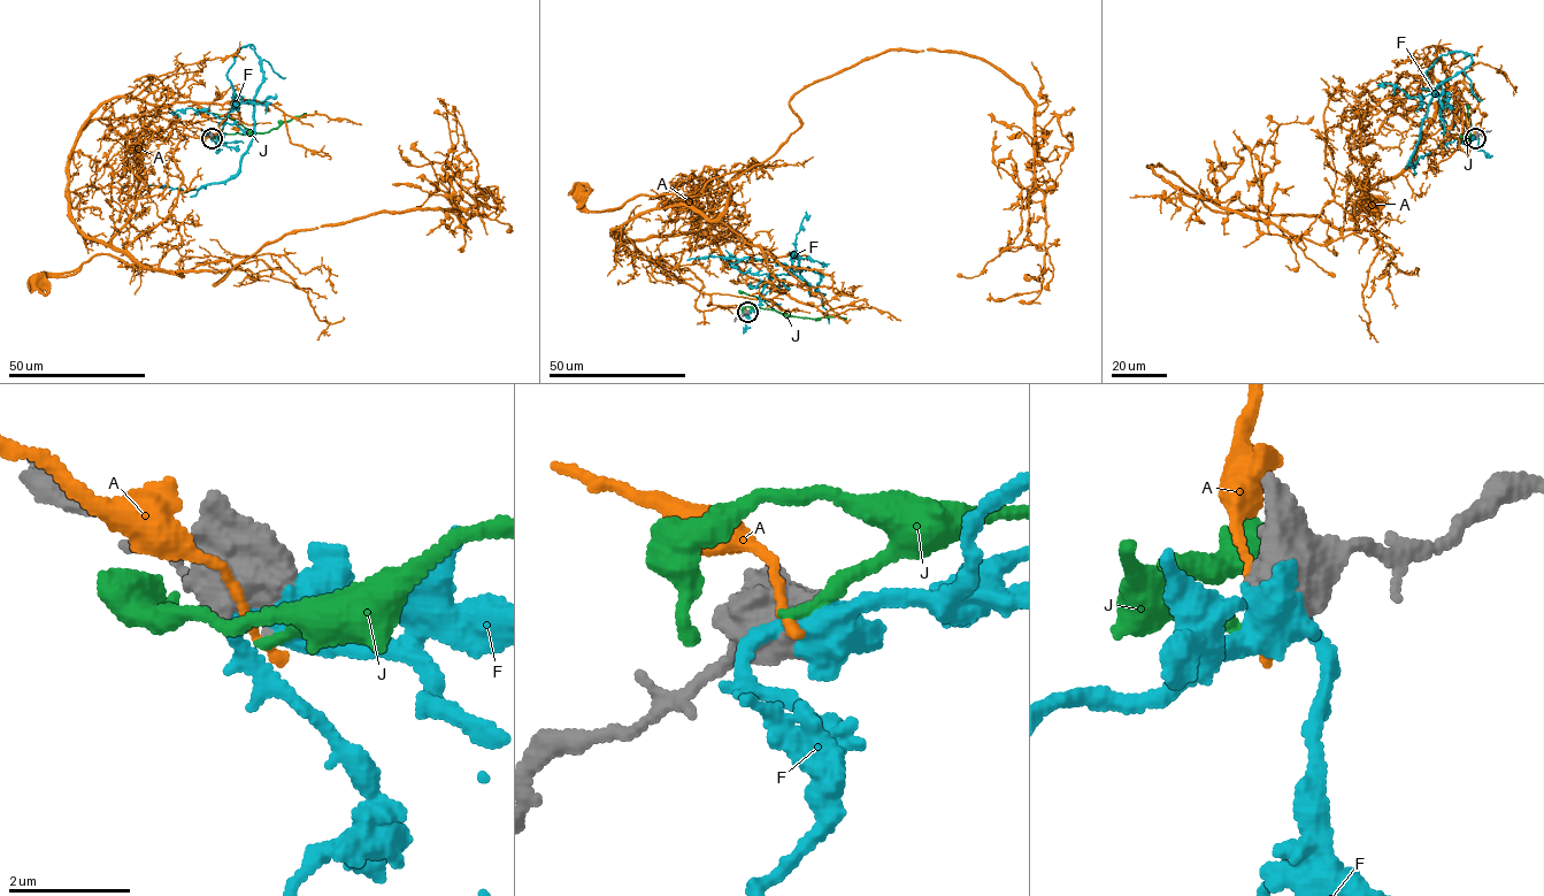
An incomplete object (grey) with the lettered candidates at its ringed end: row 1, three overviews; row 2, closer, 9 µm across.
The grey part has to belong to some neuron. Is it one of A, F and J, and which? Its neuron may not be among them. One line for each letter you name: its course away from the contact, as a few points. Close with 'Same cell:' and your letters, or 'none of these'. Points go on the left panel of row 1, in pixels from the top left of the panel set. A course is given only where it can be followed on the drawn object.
Same cell: none of these

